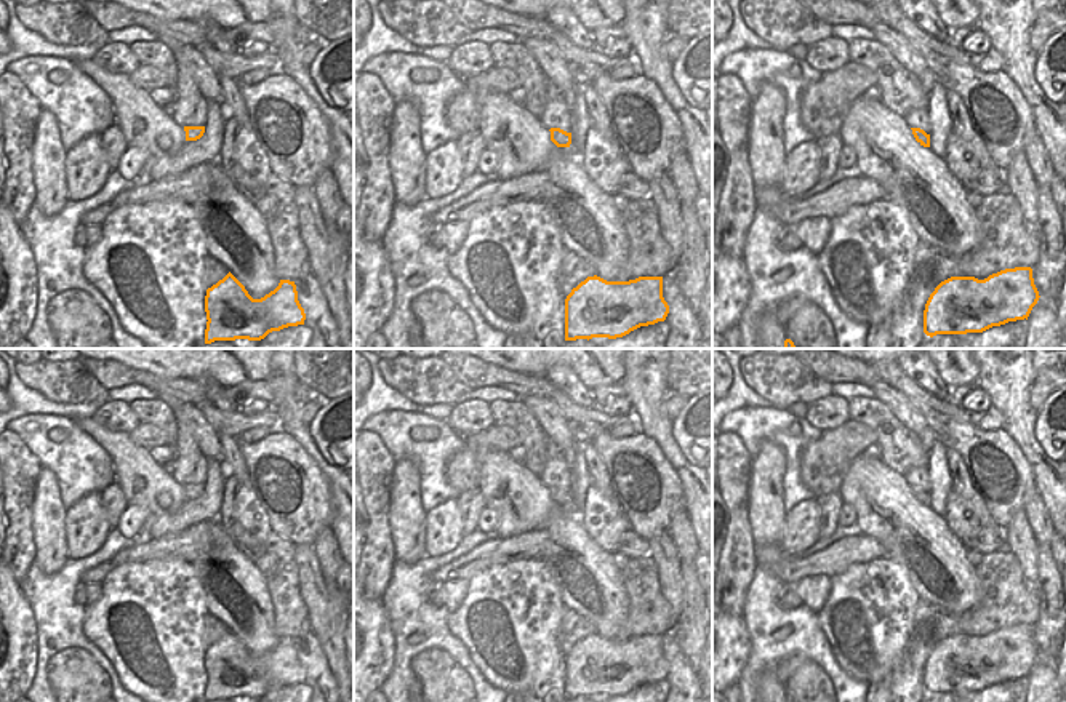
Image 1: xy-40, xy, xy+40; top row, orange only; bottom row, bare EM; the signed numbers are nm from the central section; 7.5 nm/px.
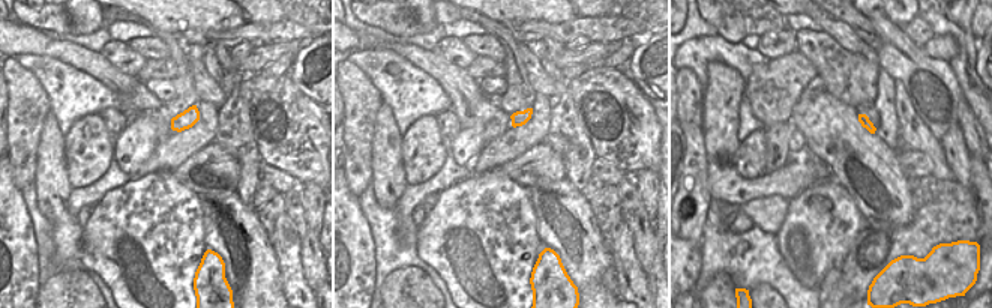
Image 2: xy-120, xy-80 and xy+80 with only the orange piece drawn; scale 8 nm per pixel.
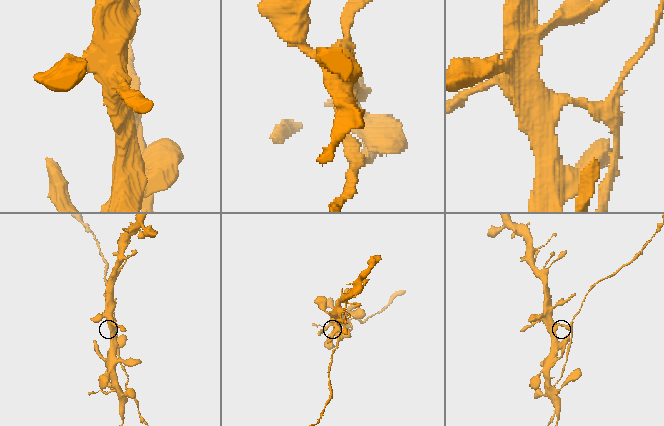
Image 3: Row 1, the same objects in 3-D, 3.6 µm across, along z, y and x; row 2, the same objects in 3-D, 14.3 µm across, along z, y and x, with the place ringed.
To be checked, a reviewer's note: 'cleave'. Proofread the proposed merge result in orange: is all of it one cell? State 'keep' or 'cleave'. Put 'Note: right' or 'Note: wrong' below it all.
cleave
Note: right

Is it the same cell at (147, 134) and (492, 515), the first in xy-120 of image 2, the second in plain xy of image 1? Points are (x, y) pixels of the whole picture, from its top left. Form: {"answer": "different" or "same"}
{"answer": "same"}

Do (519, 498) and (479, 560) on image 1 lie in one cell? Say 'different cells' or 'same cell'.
different cells

